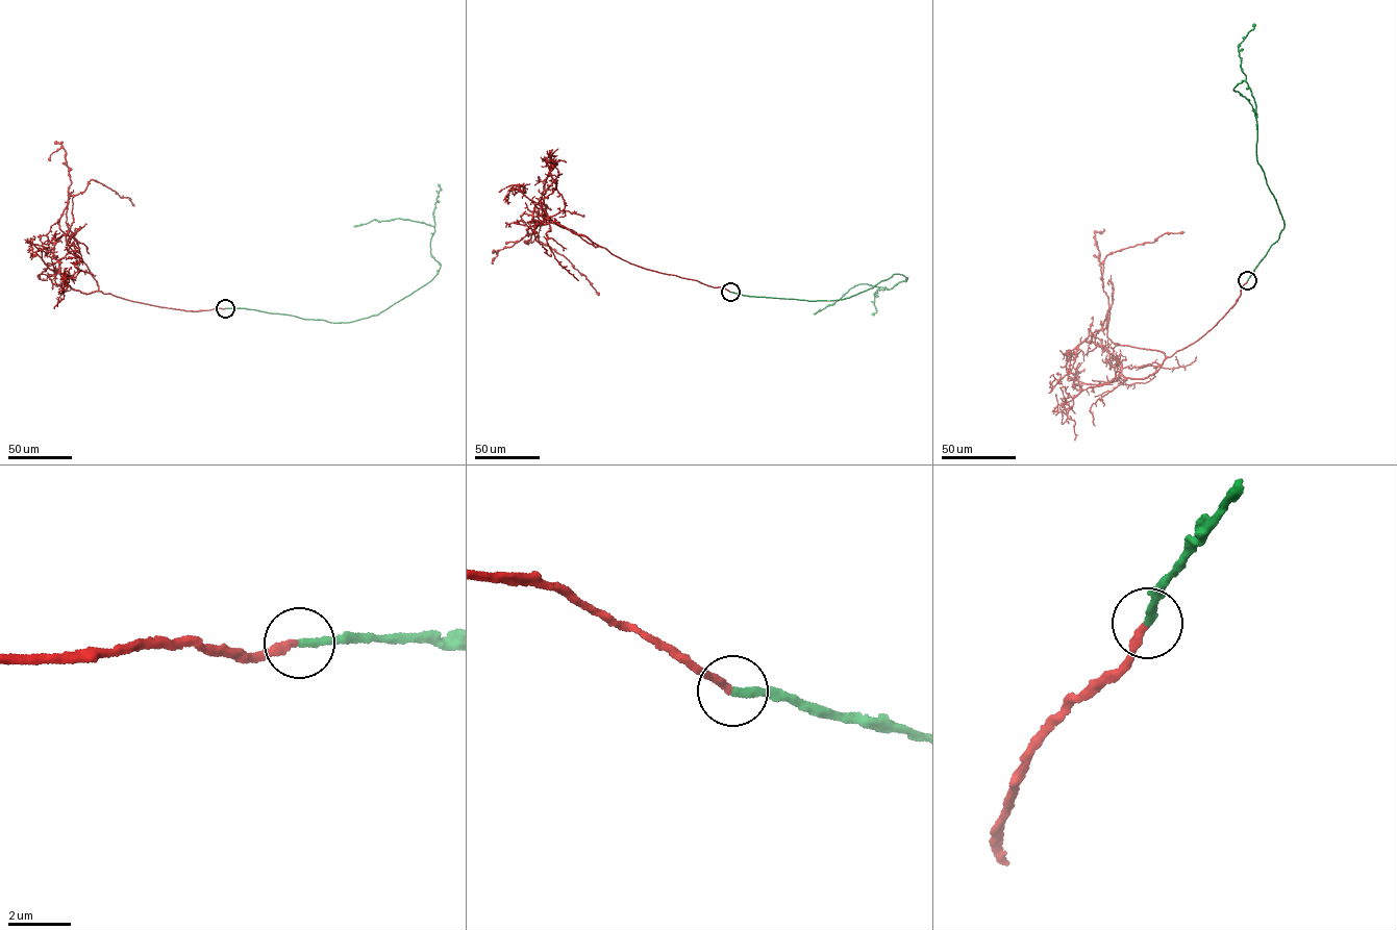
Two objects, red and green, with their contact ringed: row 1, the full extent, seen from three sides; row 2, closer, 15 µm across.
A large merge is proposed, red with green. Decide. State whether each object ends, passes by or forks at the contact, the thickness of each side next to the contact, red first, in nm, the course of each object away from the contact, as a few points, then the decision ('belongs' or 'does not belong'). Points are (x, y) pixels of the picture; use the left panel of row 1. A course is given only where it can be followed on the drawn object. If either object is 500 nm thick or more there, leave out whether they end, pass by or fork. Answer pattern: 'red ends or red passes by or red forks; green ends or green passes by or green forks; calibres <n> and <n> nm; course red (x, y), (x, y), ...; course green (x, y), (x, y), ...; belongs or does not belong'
red ends; green ends; calibres 260 and 260 nm; course red (225, 308), (171, 308), (99, 291), (58, 219), (69, 196), (83, 192), (92, 179), (133, 205); course green (225, 308), (350, 322), (377, 315), (437, 274), (440, 265), (430, 247), (433, 226), (398, 218), (353, 226); belongs

